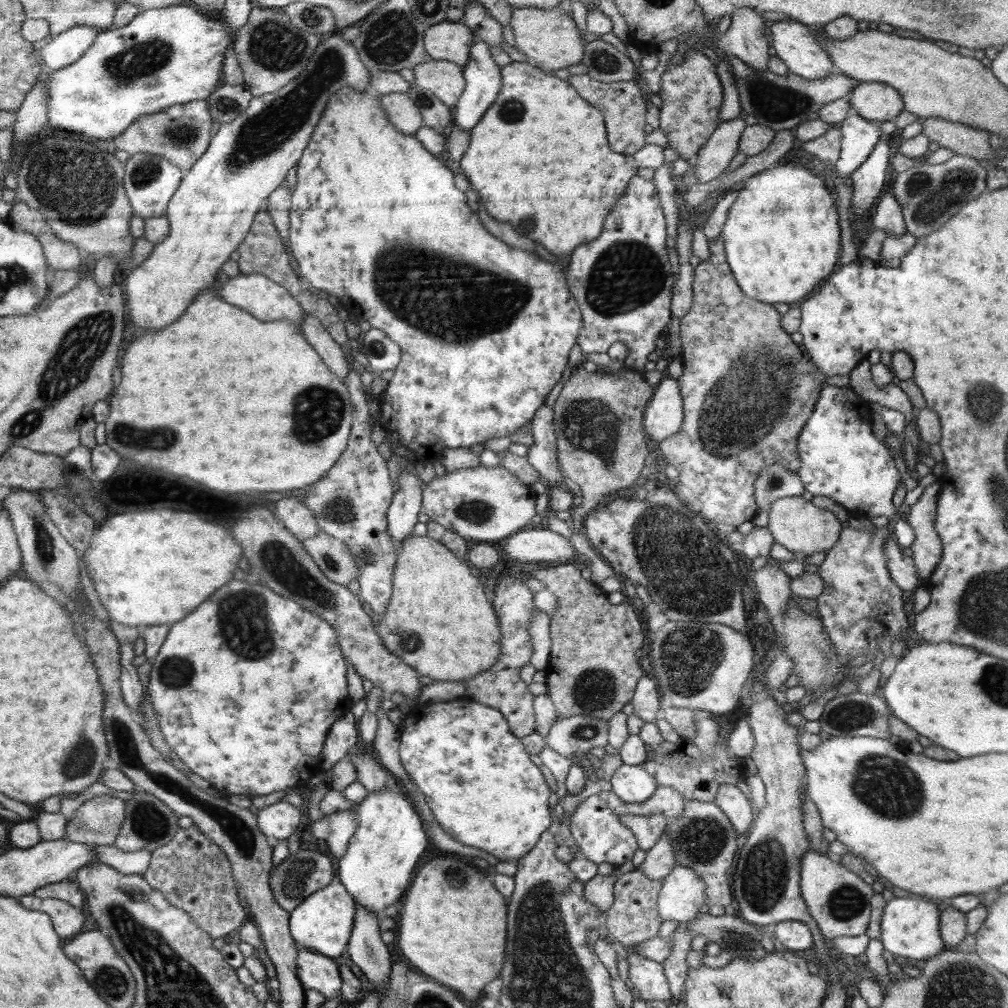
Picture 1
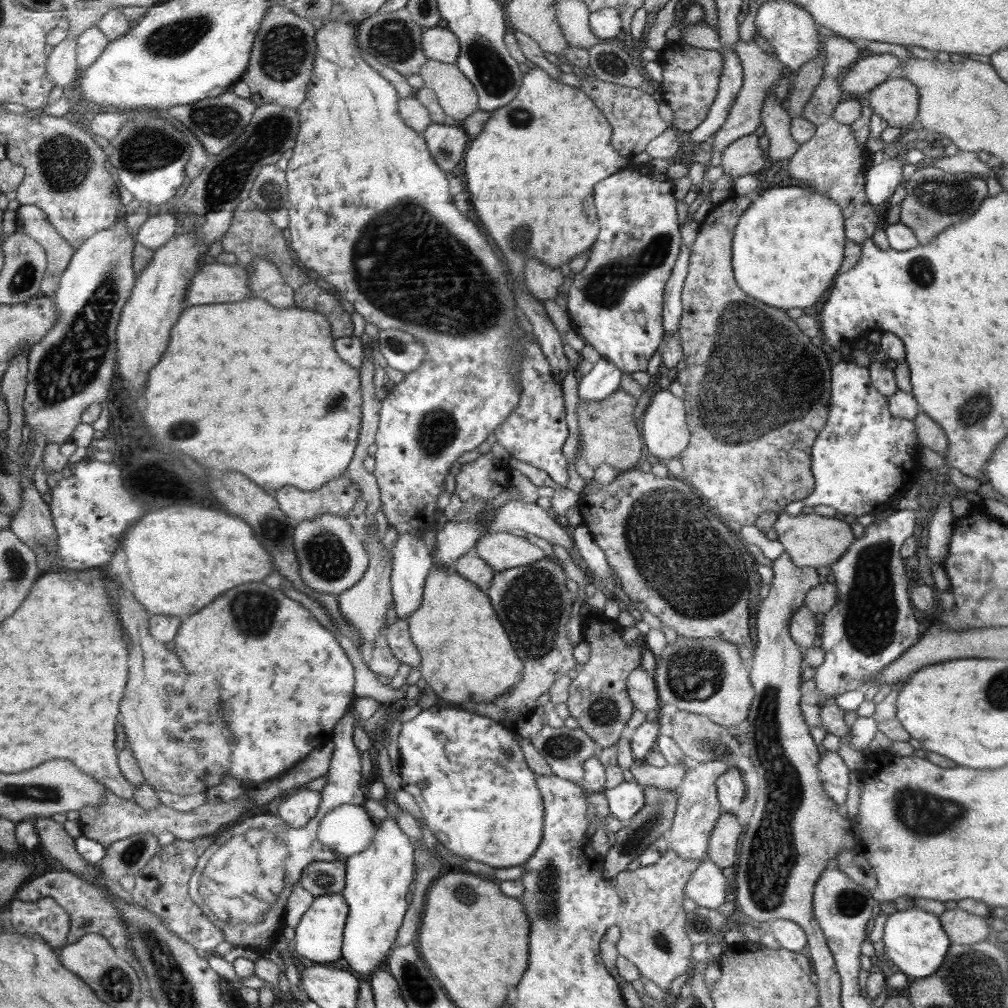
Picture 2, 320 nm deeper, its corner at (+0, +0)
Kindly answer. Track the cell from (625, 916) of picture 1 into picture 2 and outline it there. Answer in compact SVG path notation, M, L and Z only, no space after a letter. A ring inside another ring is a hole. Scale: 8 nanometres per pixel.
M669 848L656 864L640 866L636 870L623 870L613 880L624 902L622 918L617 923L621 930L621 937L617 942L618 954L631 960L637 966L639 974L654 982L664 991L665 996L670 994L671 983L688 973L693 966L691 952L694 944L685 931L687 912L684 910L683 902L684 887L698 865L699 861L684 860Z

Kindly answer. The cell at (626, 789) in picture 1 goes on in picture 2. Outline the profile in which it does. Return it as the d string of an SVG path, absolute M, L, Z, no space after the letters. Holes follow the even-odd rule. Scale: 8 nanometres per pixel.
M624 780L618 786L606 789L605 793L610 809L609 814L624 823L631 819L645 803L643 786L635 780L633 782Z

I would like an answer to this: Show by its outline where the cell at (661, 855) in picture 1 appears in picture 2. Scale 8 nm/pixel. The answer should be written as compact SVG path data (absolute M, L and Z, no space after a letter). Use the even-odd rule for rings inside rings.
M695 760L686 761L687 772L677 790L677 809L669 833L672 838L670 849L684 860L704 861L709 858L708 841L710 833L723 811L717 797L716 780L729 768L729 762L712 760L699 763Z

